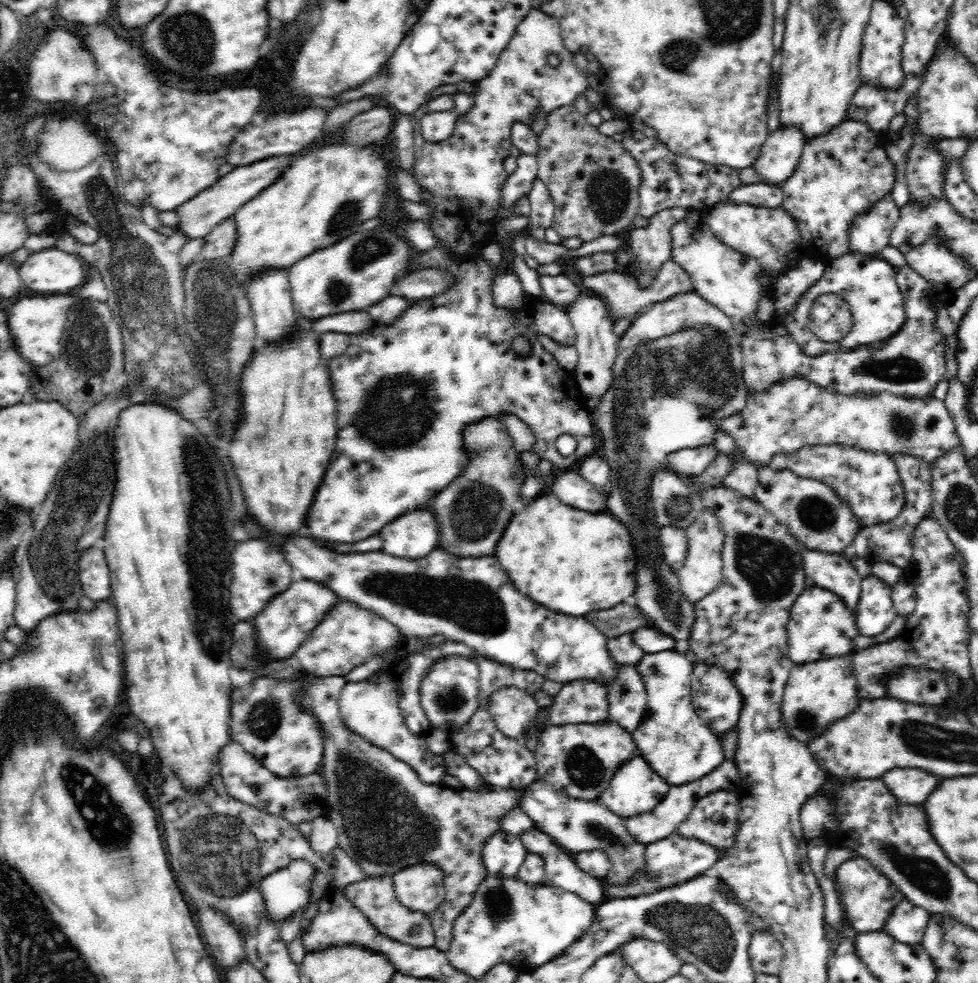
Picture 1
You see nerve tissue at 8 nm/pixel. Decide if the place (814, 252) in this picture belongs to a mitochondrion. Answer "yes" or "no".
no

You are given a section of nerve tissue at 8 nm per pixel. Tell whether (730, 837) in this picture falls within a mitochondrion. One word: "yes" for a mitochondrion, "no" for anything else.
no

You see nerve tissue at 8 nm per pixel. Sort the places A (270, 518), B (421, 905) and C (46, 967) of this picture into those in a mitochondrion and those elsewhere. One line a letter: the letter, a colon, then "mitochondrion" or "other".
A: other
B: other
C: mitochondrion

